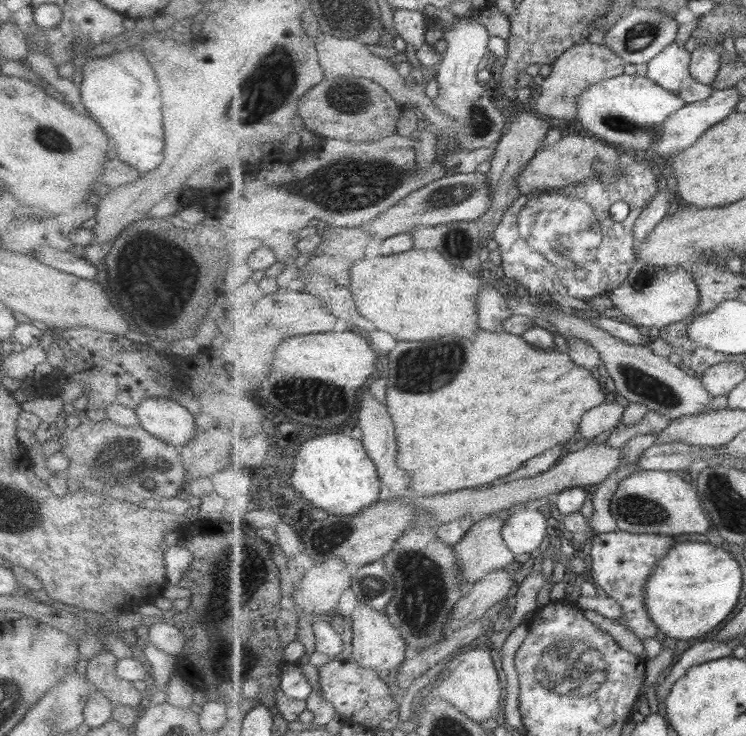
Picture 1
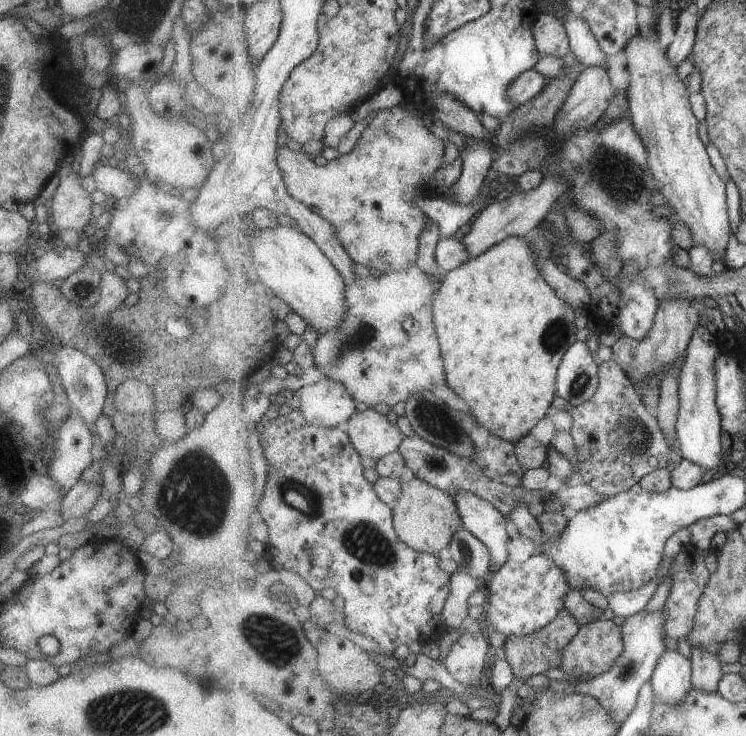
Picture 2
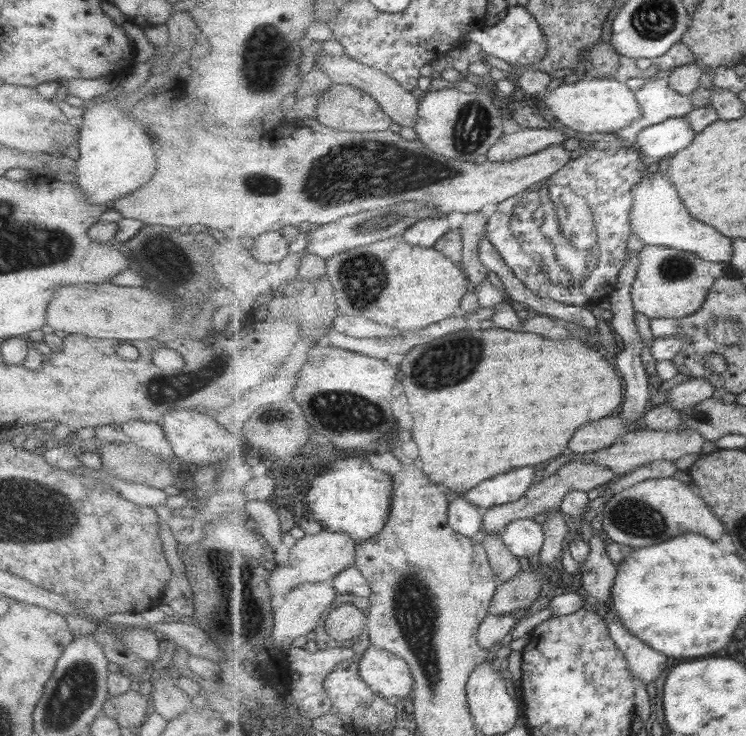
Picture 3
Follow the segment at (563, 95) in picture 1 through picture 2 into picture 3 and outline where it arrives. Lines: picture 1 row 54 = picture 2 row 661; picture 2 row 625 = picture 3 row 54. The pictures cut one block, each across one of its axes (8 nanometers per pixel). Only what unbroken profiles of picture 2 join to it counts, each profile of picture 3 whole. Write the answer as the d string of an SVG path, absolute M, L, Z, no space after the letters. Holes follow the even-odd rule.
M603 40L582 54L585 55L585 65L582 68L585 68L592 78L612 78L621 65L621 54Z

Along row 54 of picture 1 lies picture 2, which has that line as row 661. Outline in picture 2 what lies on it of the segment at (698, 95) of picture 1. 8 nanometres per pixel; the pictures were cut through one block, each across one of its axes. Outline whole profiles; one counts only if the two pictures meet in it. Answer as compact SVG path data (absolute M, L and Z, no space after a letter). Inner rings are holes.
M667 649L659 657L650 680L656 696L667 704L679 704L685 696L689 696L689 690L693 690L693 671L691 659L677 650Z

